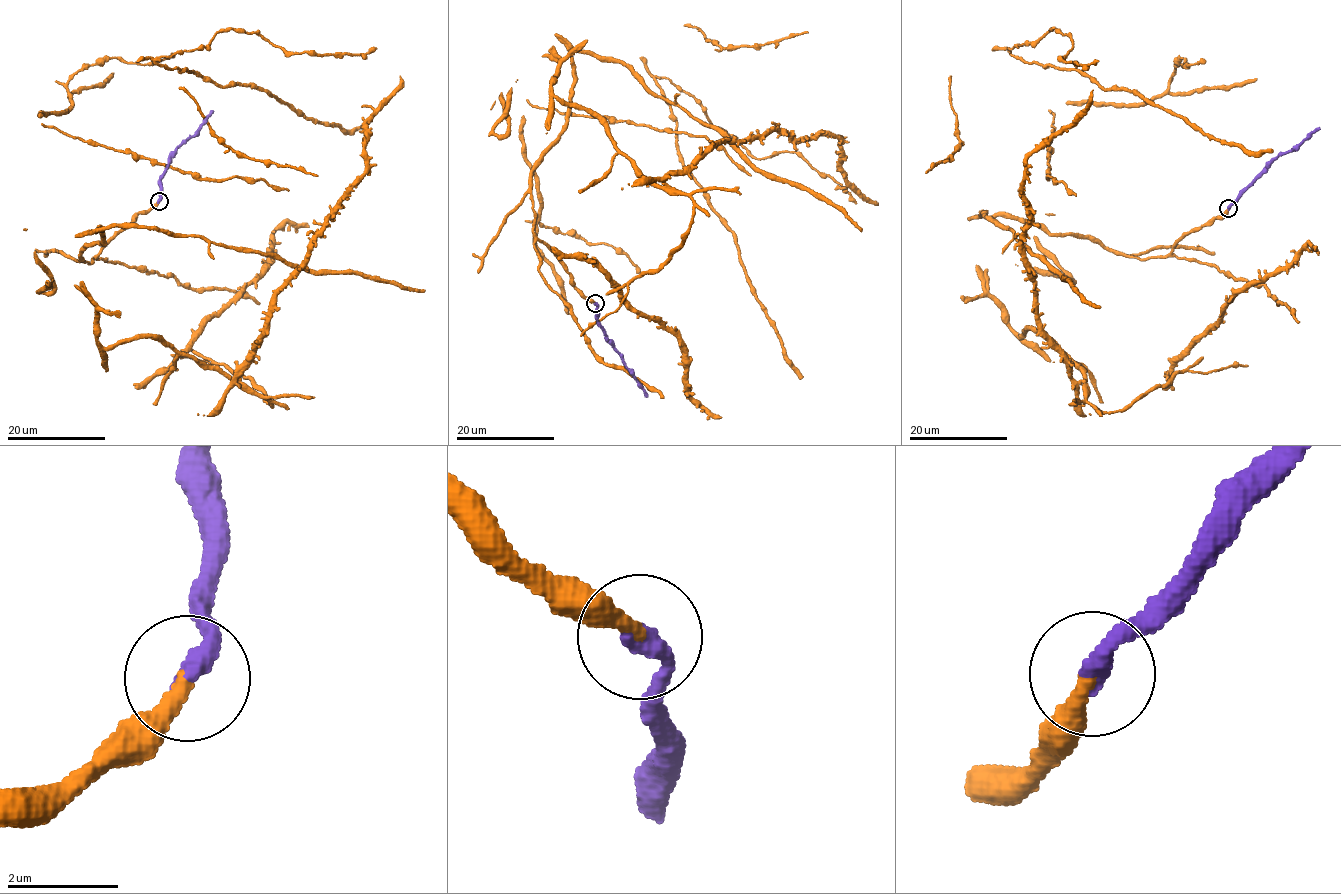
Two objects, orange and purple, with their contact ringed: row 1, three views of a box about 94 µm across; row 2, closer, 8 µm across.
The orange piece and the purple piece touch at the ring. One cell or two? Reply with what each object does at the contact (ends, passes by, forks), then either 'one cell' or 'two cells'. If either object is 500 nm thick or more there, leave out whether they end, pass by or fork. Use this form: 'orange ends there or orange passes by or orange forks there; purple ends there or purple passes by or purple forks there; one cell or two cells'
orange ends there; purple ends there; one cell

